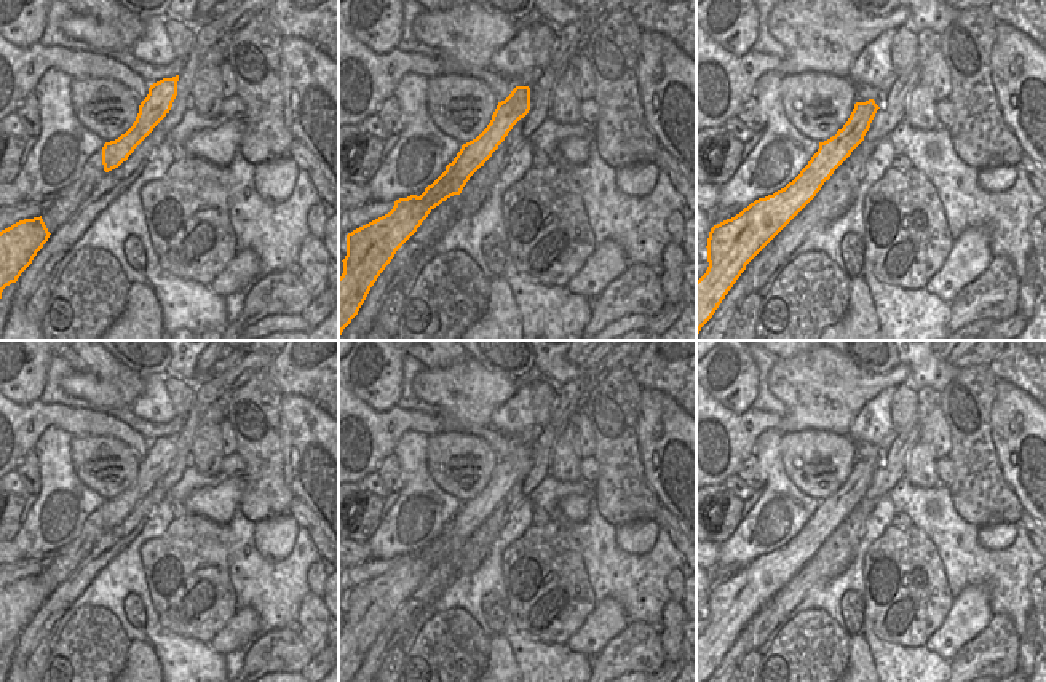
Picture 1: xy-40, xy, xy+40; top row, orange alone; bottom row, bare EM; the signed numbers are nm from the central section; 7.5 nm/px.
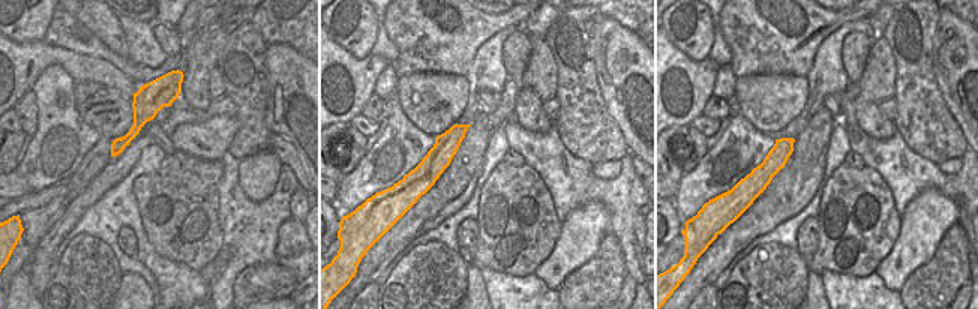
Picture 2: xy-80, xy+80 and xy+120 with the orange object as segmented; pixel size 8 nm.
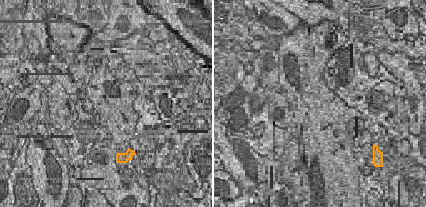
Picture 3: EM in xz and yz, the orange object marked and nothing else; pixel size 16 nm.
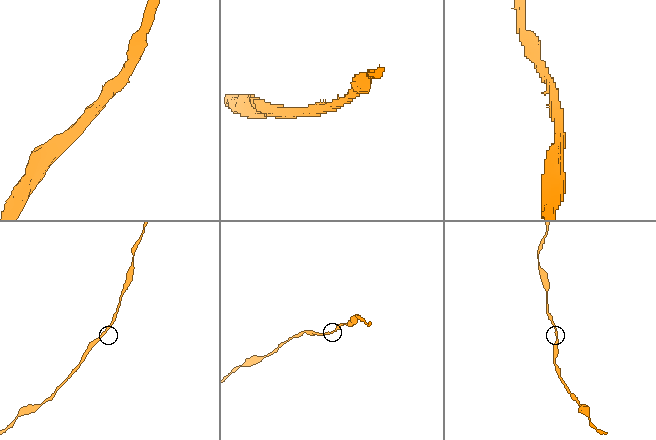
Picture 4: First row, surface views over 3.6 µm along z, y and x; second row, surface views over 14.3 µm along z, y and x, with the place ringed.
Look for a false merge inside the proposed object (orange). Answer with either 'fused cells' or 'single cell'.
single cell

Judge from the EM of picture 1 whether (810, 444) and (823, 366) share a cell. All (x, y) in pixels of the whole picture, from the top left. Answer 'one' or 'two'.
two

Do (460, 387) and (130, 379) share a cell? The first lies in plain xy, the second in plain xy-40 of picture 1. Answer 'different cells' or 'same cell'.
same cell

